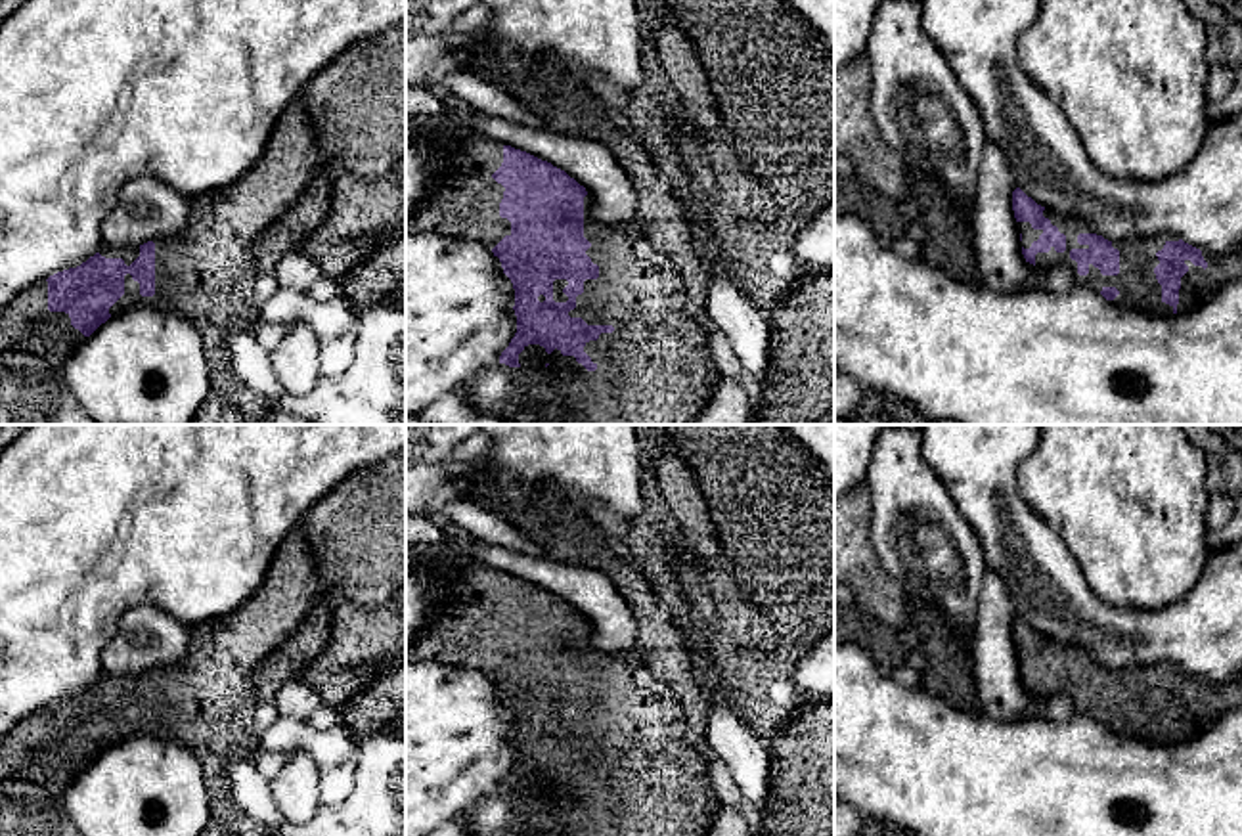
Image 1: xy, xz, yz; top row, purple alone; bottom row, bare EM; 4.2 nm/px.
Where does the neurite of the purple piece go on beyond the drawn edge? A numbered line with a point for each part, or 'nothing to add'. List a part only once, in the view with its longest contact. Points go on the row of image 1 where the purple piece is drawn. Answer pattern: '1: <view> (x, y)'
1: xz (655, 368)

